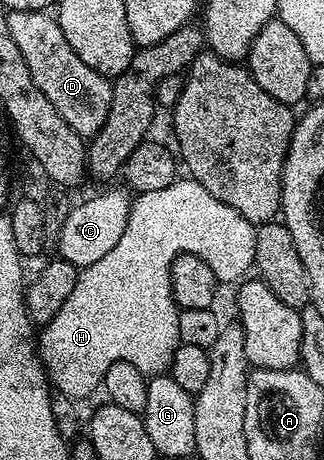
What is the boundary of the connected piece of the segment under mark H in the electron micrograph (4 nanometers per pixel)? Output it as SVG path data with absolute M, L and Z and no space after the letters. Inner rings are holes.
M190 176L176 177L175 182L169 184L169 188L157 188L157 192L135 194L131 198L131 221L128 222L121 240L117 240L113 252L108 252L106 256L101 256L101 260L97 260L97 264L89 264L79 270L79 279L77 284L73 284L73 292L69 295L69 300L65 300L65 304L61 304L61 308L57 311L57 316L53 316L53 320L49 320L47 325L38 331L39 359L43 361L43 368L47 372L50 385L58 393L69 396L72 400L80 400L79 398L87 398L94 390L98 391L102 387L105 372L109 372L109 364L128 362L133 364L133 368L140 370L144 376L164 373L170 367L175 350L181 344L179 333L177 332L180 308L176 305L174 292L171 290L171 266L175 258L181 254L195 254L213 270L219 280L238 283L248 273L246 270L250 271L254 267L256 229L256 223L245 220L245 216L241 216L241 212L237 212L229 204L221 204L221 200L217 200L217 196L205 192L205 188L201 188L201 184L197 184L194 178Z

